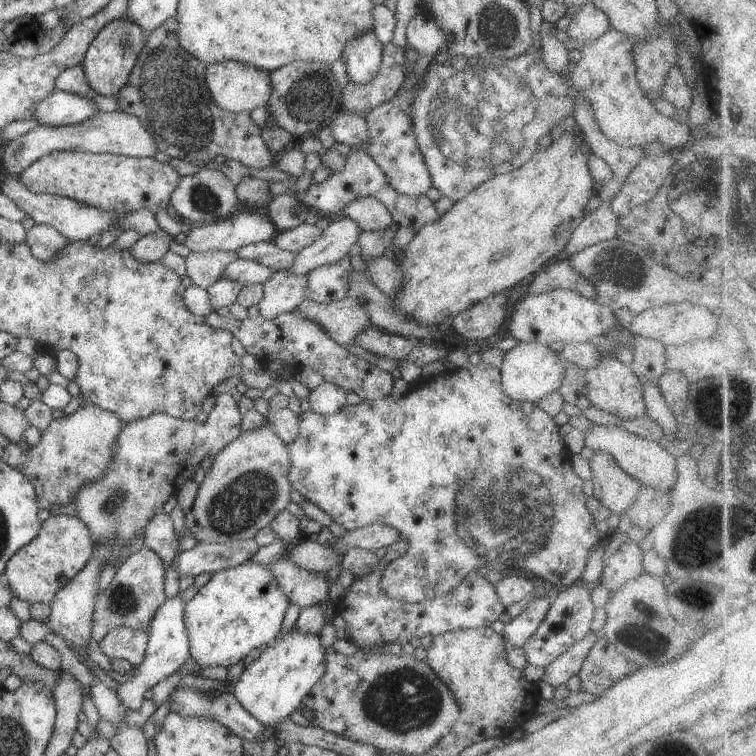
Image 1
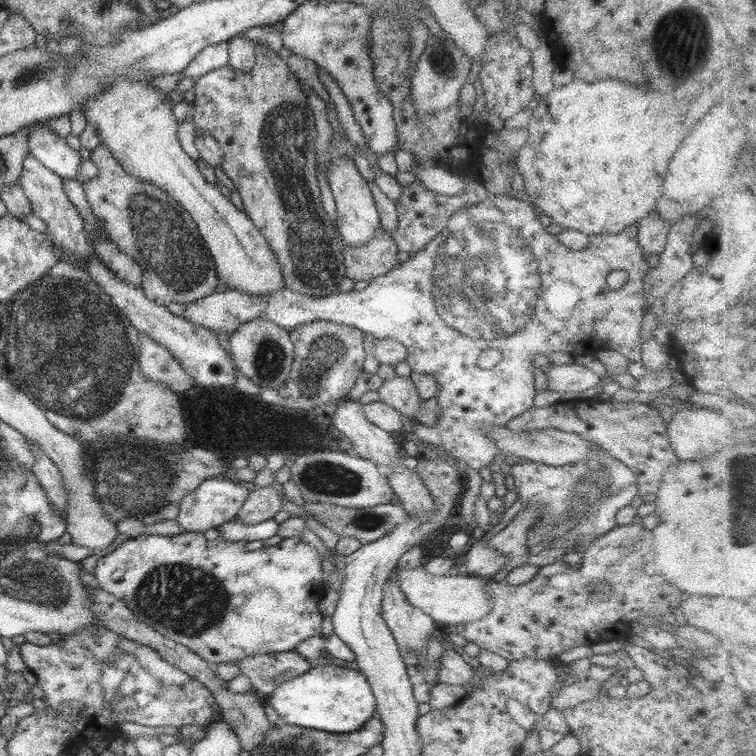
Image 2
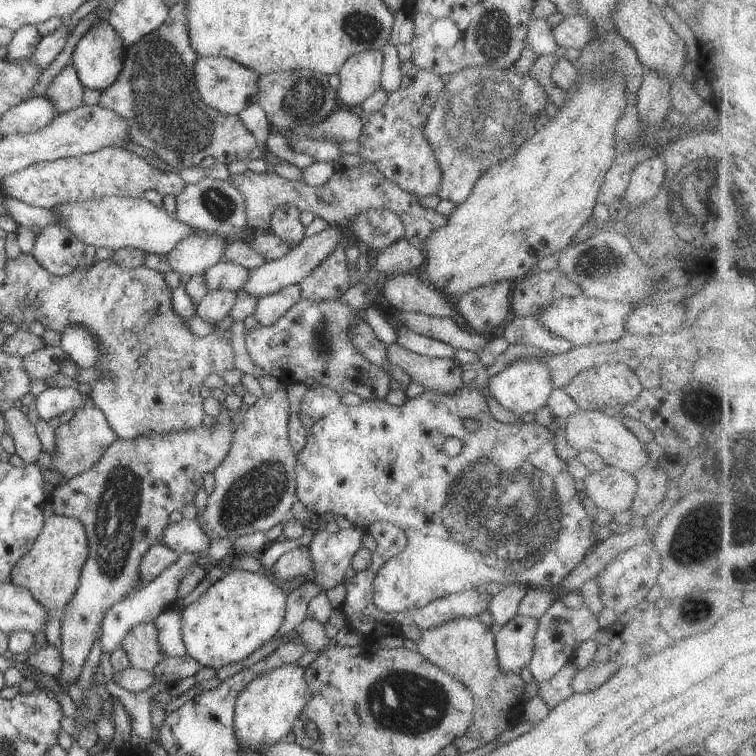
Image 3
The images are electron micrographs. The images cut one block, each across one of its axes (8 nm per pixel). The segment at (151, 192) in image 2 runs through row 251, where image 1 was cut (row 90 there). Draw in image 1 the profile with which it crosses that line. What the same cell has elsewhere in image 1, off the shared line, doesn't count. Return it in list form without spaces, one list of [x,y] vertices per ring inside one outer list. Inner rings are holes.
[[[169,18],[156,30],[153,30],[138,56],[138,62],[132,69],[128,78],[128,84],[118,92],[118,108],[122,112],[136,116],[142,121],[148,134],[156,140],[158,151],[168,154],[172,158],[179,158],[187,162],[198,164],[199,162],[214,161],[217,154],[227,159],[235,160],[248,168],[264,169],[274,165],[276,157],[295,142],[288,130],[280,128],[267,116],[266,125],[260,128],[252,120],[249,113],[232,113],[222,110],[209,93],[206,82],[206,64],[194,58],[185,51],[178,42],[178,20]]]

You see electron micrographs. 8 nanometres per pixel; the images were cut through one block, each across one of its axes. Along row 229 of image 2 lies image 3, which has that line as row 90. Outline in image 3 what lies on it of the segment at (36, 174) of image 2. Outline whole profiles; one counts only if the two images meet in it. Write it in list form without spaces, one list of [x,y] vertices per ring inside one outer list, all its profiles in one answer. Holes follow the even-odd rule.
[[[68,64],[54,77],[45,94],[54,104],[56,112],[63,113],[83,105],[84,88],[76,68]]]

